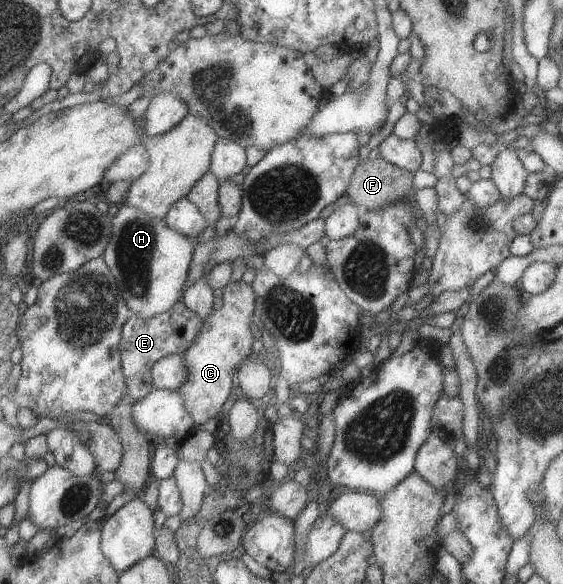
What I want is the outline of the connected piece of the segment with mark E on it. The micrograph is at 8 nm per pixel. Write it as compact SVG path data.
M181 301L172 304L166 312L154 318L132 316L121 327L119 343L120 370L125 382L125 394L131 401L142 400L152 390L150 382L151 367L164 356L183 354L200 333L201 319L188 310Z

